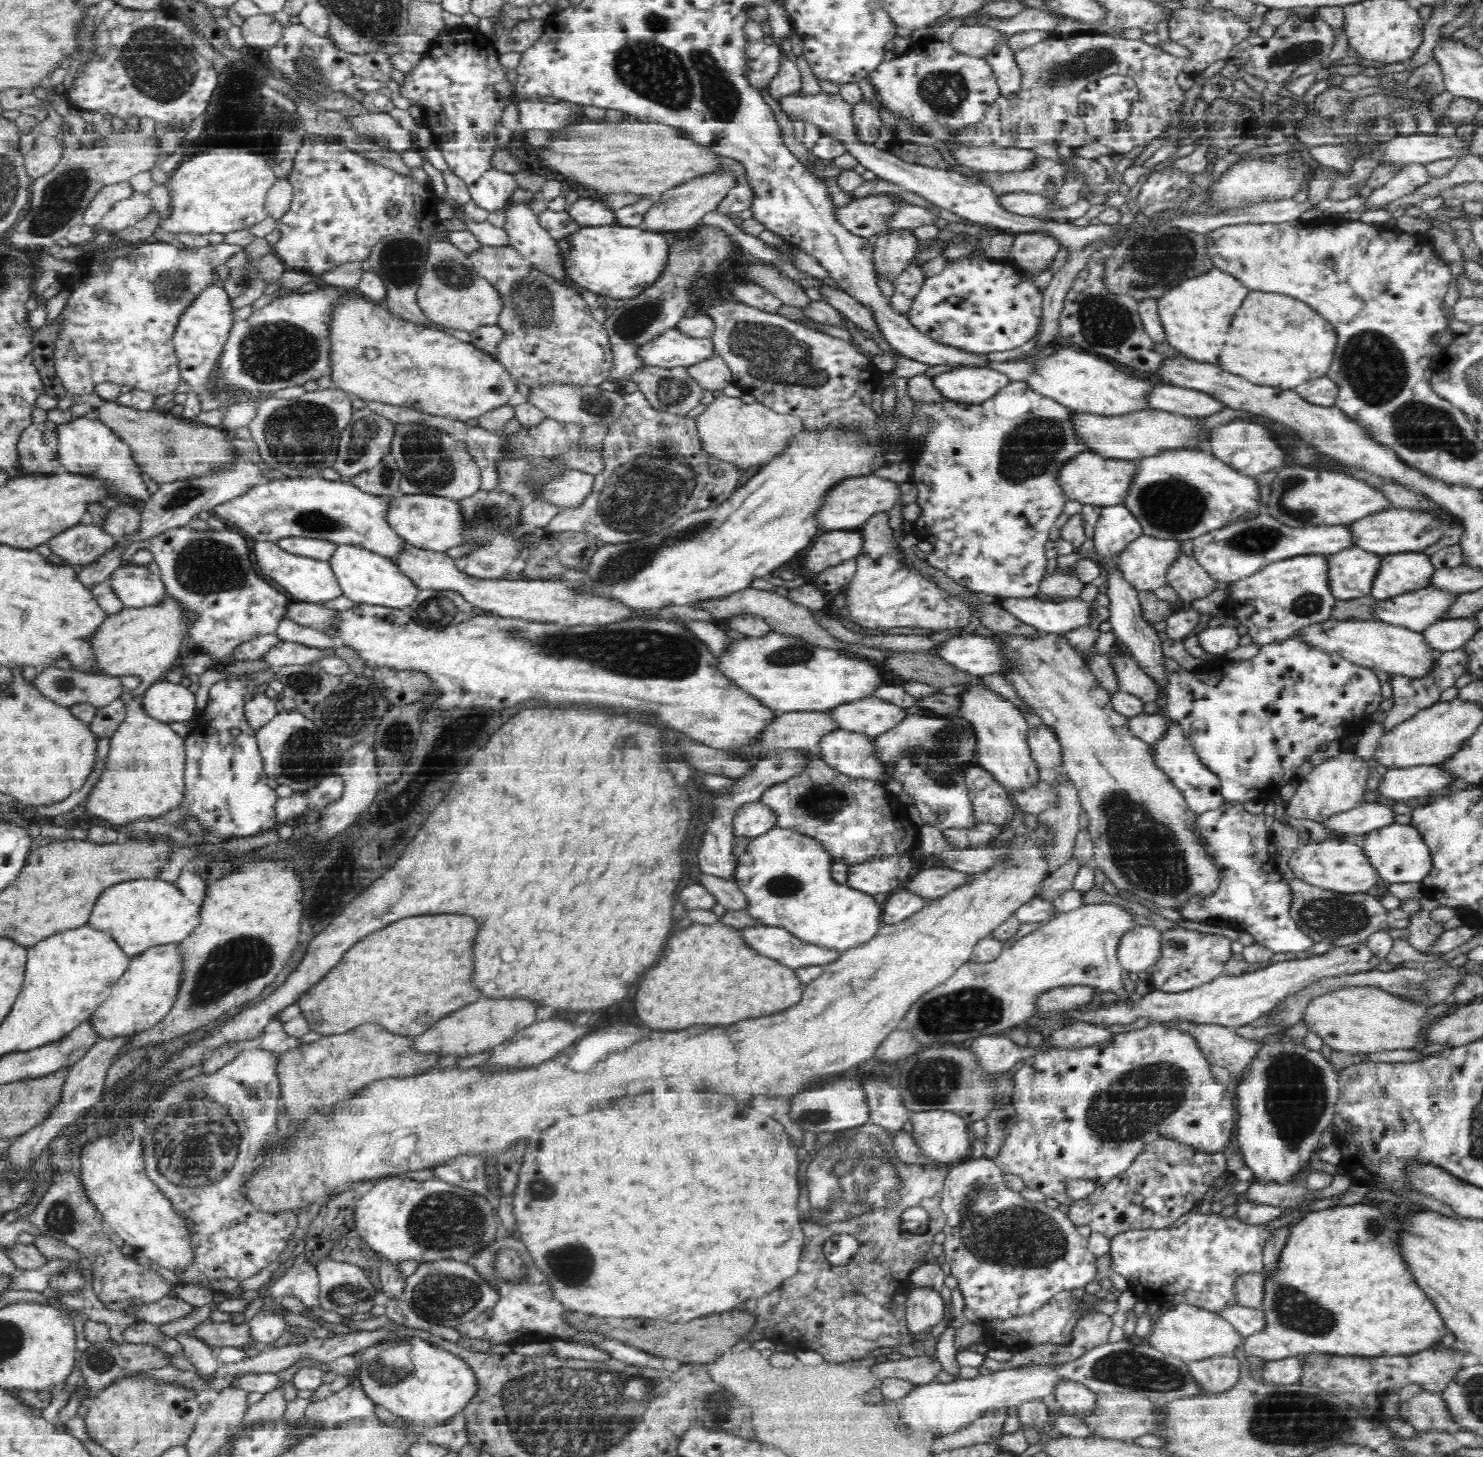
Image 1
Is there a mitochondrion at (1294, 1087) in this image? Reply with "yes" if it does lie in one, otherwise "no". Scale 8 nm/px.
yes

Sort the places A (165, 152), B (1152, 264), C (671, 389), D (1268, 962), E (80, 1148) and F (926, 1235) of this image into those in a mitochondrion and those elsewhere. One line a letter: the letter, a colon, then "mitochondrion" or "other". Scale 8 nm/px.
A: other
B: mitochondrion
C: mitochondrion
D: other
E: other
F: other

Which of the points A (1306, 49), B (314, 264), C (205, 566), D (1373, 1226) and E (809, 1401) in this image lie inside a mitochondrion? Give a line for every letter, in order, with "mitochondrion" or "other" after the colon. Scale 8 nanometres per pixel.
A: mitochondrion
B: other
C: mitochondrion
D: mitochondrion
E: other

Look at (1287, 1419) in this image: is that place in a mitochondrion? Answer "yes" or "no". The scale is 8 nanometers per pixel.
yes

